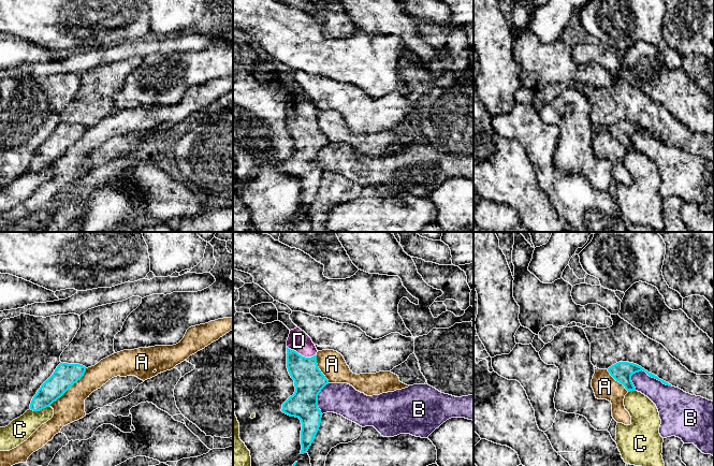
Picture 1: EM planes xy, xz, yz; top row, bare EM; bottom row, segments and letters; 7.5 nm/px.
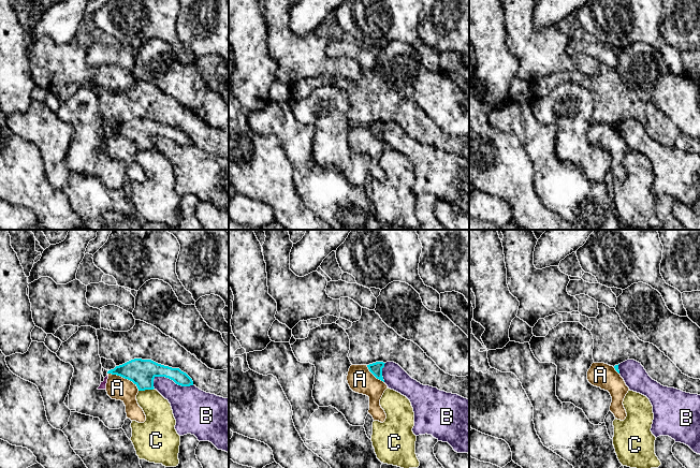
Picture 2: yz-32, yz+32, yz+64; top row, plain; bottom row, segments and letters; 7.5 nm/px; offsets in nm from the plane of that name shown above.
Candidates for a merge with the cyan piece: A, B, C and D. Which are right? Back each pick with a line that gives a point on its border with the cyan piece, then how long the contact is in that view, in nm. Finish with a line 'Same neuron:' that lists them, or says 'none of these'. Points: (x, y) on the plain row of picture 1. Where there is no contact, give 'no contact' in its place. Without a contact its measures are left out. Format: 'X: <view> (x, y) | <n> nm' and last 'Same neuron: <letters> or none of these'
D: xz (300, 114) | 220 nm
Same neuron: D

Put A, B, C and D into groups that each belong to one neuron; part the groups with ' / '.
A / B / C / D

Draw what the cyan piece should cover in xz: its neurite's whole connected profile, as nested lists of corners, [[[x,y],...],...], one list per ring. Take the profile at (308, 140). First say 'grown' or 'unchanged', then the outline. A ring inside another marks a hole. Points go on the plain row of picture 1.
grown; [[[300,87],[290,90],[287,100],[287,128],[294,140],[295,151],[283,163],[281,171],[301,179],[300,214],[311,205],[321,183],[318,155],[329,144],[317,123],[317,107],[311,98]]]

